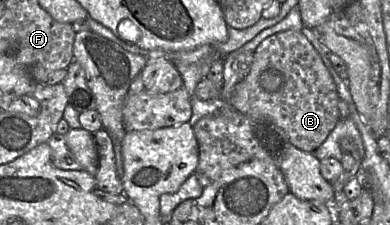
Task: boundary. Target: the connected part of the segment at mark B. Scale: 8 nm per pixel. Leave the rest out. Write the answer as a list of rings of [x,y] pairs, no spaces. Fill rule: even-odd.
[[[286,30],[265,38],[254,50],[248,75],[237,85],[229,104],[244,115],[266,119],[281,128],[296,148],[313,153],[340,119],[340,98],[331,73],[301,31]]]

